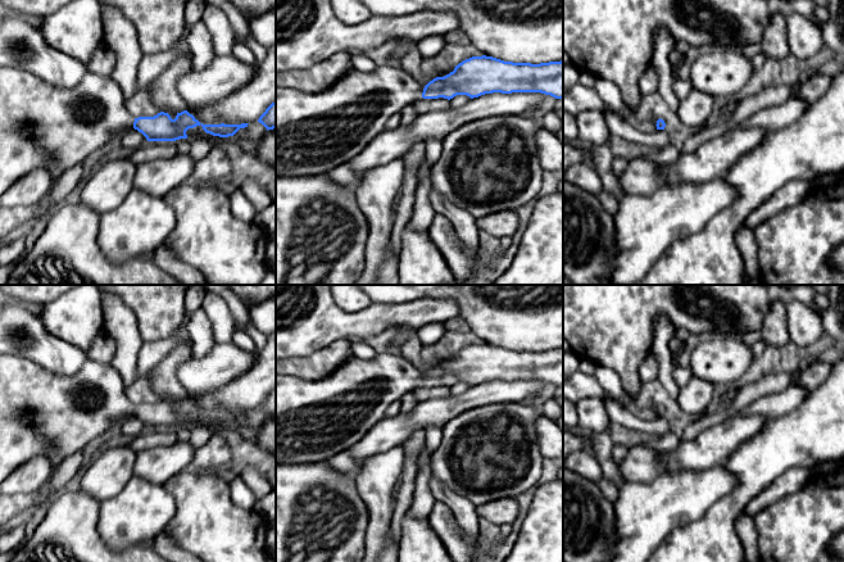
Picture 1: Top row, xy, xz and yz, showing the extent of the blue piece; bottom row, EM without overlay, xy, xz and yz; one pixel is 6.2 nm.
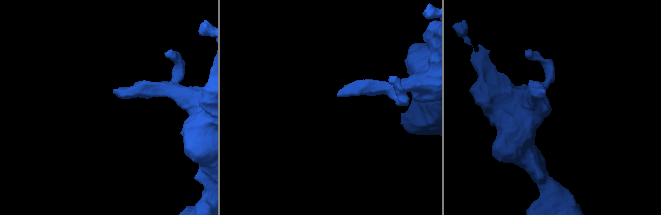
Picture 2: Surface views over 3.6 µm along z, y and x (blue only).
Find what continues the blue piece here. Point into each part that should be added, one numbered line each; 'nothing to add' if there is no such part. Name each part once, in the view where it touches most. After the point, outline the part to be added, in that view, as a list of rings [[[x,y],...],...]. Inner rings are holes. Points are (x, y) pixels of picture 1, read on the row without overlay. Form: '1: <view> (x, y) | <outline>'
1: xy (36, 406) | [[[0,353],[0,484],[22,463],[42,456],[50,461],[45,443],[51,441],[63,458],[83,449],[108,427],[133,417],[135,405],[124,393],[122,377],[112,363],[87,359],[80,371],[63,376],[19,355]]]

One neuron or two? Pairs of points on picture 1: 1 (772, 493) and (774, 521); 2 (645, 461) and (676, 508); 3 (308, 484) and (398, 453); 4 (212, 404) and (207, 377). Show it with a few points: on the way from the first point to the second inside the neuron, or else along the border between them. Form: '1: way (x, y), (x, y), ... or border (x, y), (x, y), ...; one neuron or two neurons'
1: border (799, 488), (772, 502), (753, 516); two neurons
2: border (662, 472), (647, 483), (626, 481); two neurons
3: border (353, 475), (357, 483), (357, 492), (364, 503); two neurons
4: border (236, 376), (219, 388), (187, 393); two neurons

